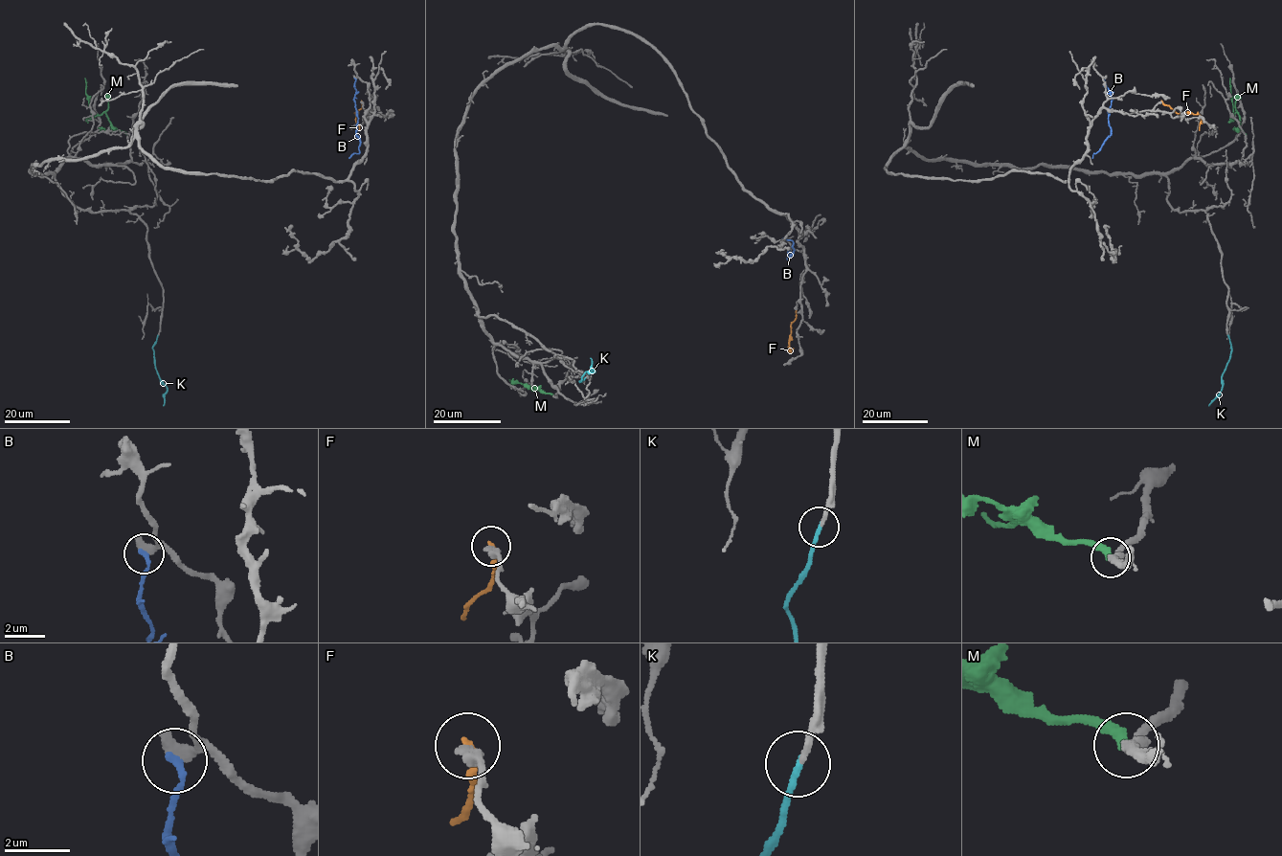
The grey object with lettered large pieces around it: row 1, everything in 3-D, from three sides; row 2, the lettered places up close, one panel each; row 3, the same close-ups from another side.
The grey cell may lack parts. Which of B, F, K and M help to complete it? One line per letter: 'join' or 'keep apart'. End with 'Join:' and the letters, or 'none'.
B: keep apart
F: keep apart
K: join
M: keep apart
Join: K

